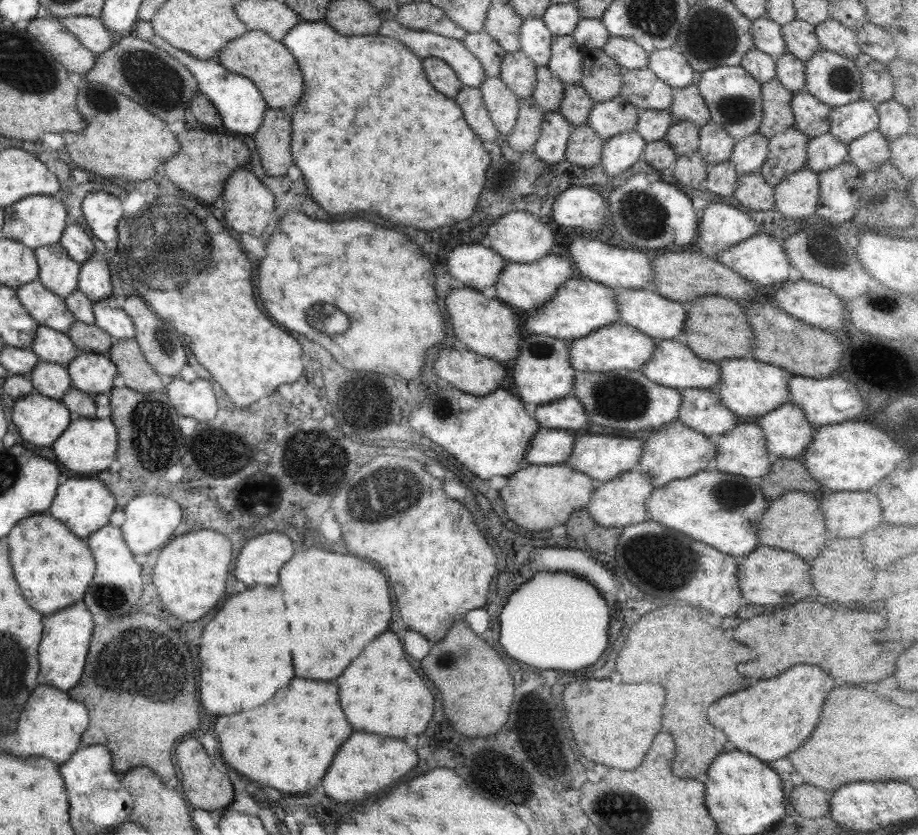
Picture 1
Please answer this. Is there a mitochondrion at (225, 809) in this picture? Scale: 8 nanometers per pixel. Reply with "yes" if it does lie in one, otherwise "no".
no

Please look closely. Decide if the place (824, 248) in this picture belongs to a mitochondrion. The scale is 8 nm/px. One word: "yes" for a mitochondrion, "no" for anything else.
yes

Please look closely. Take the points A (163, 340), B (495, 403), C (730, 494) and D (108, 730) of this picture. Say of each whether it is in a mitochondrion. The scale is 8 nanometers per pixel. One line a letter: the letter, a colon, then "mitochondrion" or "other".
A: mitochondrion
B: other
C: mitochondrion
D: other

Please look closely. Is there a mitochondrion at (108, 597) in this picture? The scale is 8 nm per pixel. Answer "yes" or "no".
yes

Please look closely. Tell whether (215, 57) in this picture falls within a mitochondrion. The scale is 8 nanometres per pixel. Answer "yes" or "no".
no

